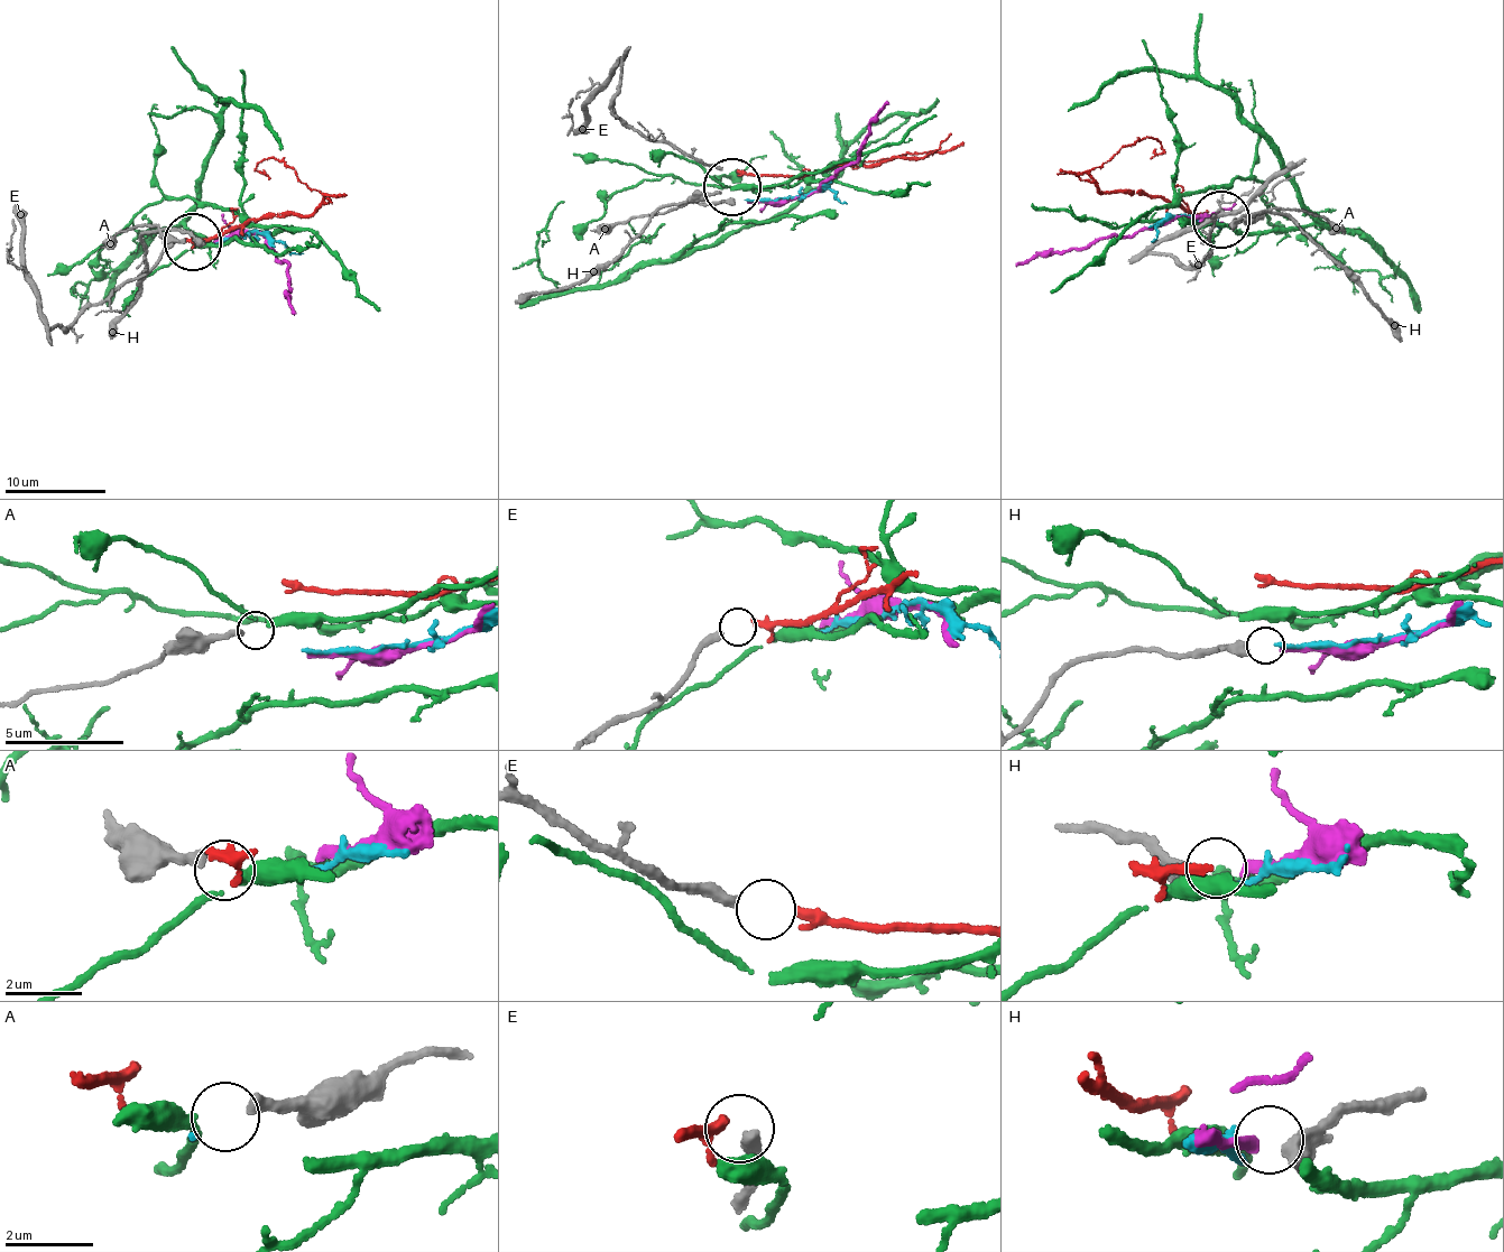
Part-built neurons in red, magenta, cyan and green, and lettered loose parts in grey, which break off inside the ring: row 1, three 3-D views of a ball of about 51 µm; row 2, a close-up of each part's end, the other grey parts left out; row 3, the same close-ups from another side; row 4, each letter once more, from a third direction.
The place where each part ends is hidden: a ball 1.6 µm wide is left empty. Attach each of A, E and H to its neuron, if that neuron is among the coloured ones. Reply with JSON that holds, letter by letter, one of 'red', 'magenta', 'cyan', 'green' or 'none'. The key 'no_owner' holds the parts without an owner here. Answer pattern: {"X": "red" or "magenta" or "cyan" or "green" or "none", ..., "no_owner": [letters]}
{"A": "green", "E": "red", "H": "magenta", "no_owner": []}

